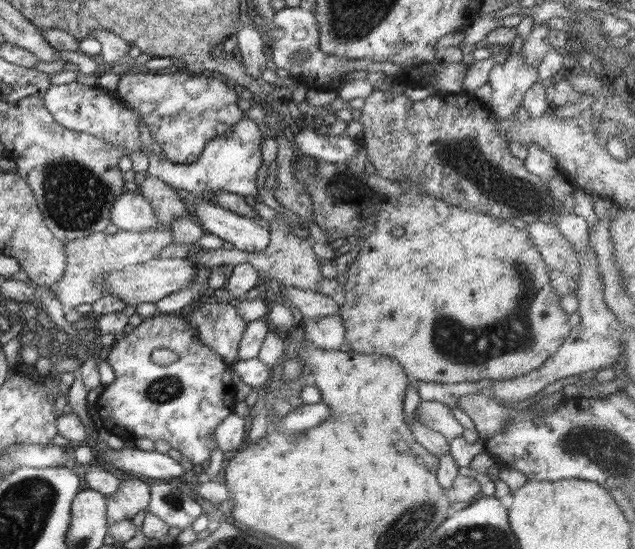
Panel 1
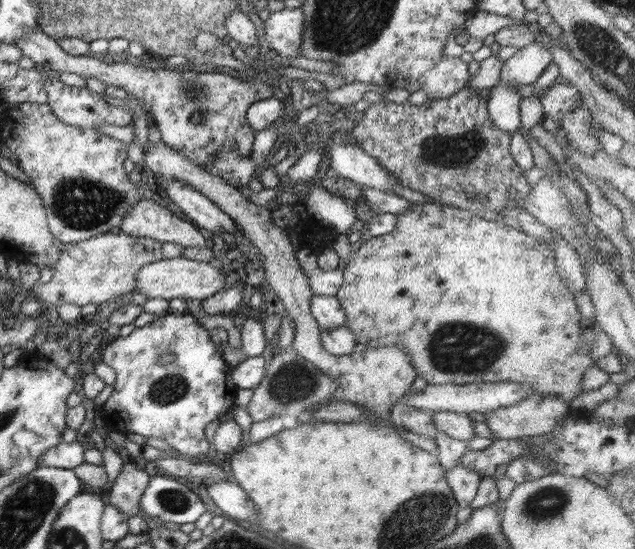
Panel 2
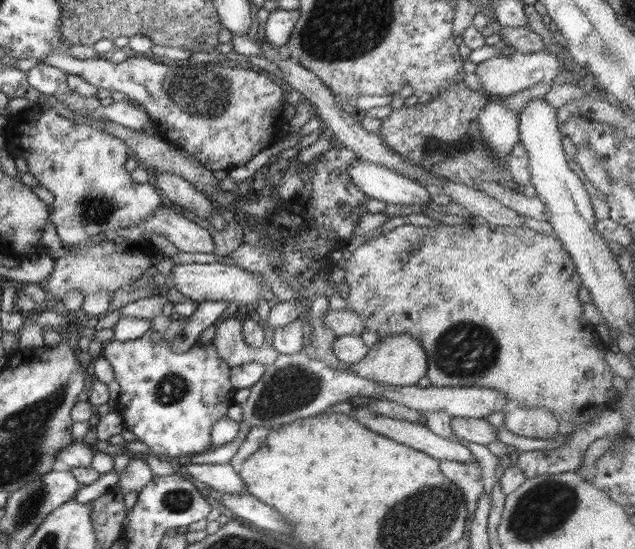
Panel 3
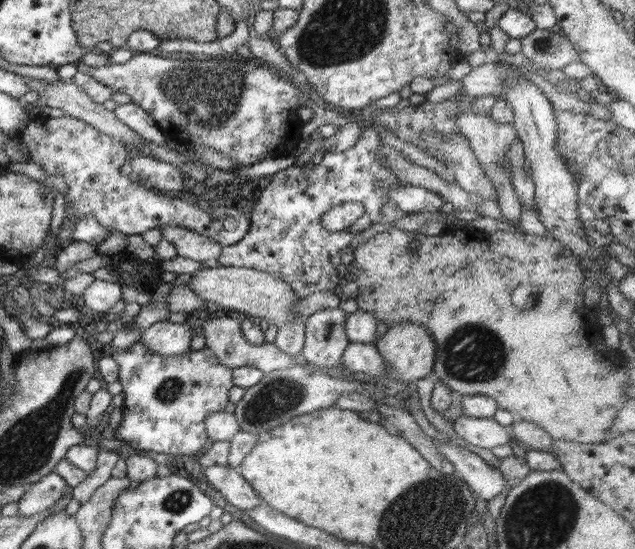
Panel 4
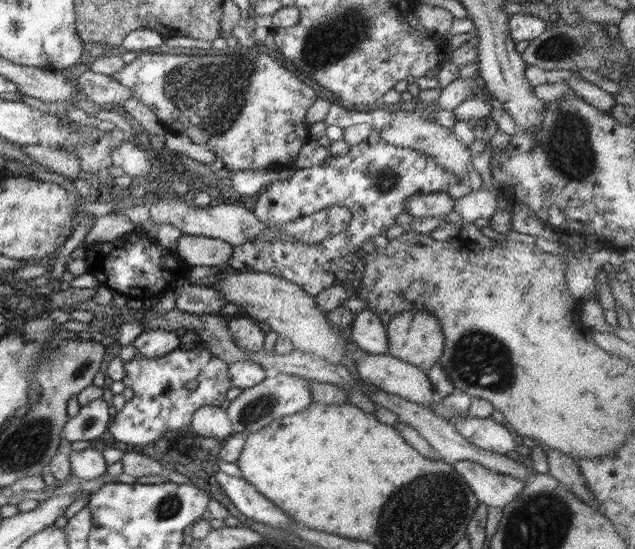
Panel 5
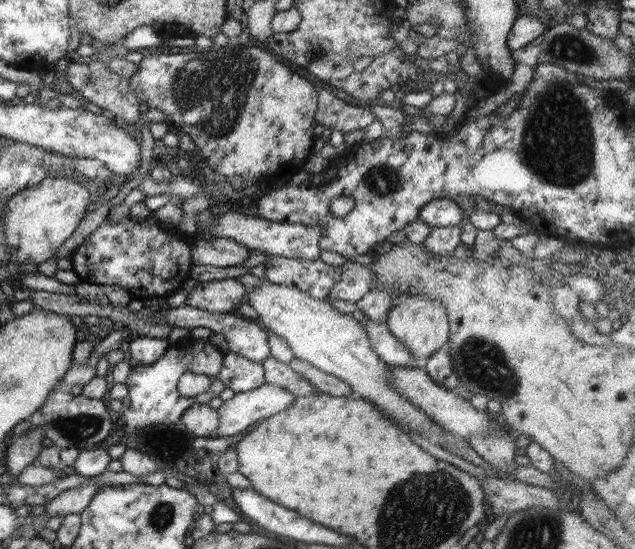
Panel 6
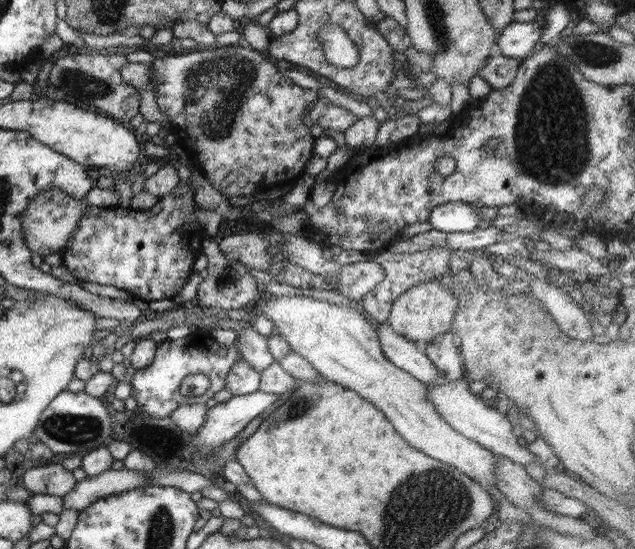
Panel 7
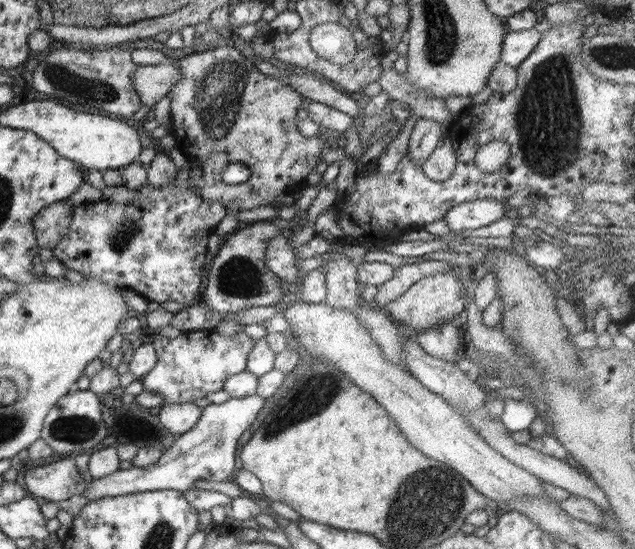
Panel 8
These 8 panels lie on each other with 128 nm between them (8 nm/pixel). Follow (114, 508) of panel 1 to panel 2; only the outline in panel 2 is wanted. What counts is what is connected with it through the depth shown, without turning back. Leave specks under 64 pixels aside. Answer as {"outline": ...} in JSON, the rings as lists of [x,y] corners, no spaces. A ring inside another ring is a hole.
{"outline":[[[127,461],[110,490],[102,494],[104,502],[116,505],[129,517],[142,514],[140,499],[152,475],[153,472],[140,461]]]}

